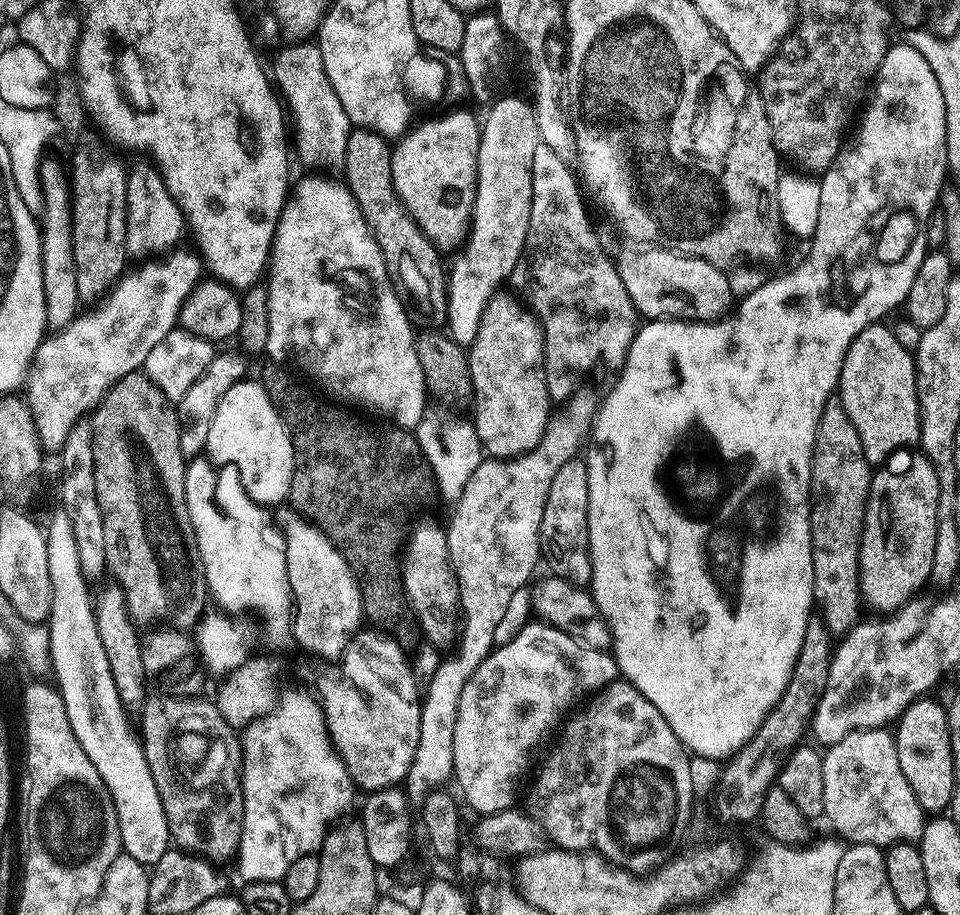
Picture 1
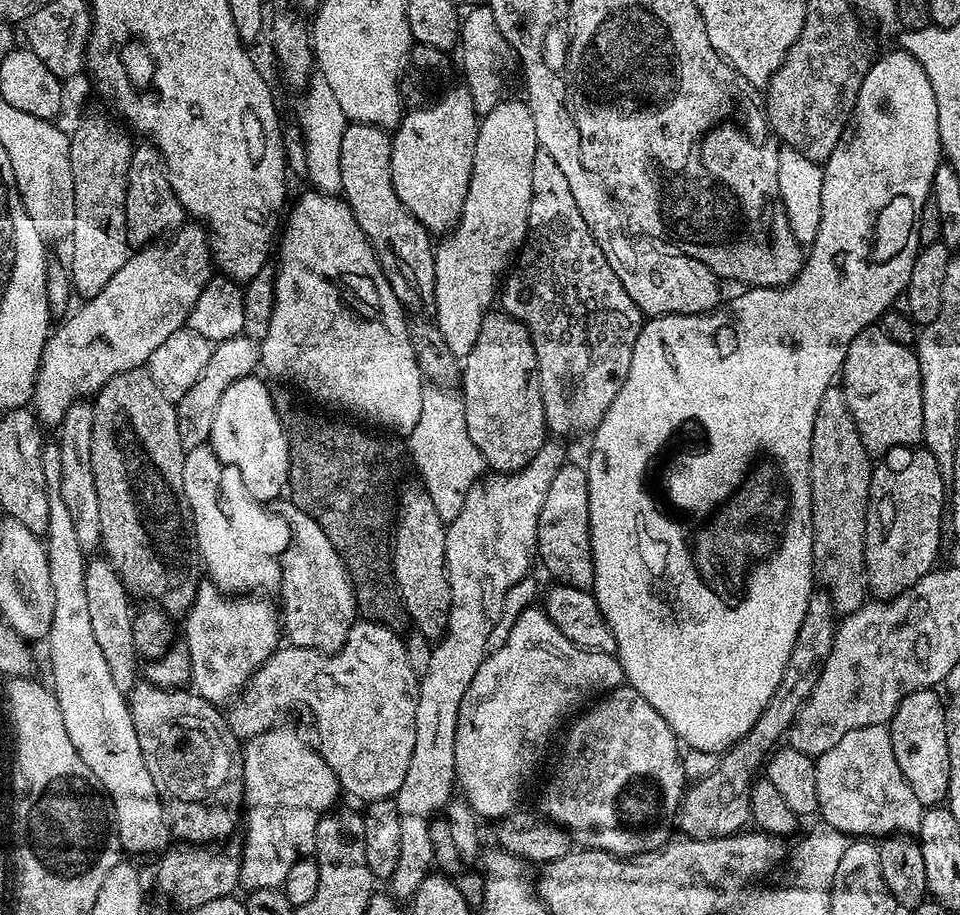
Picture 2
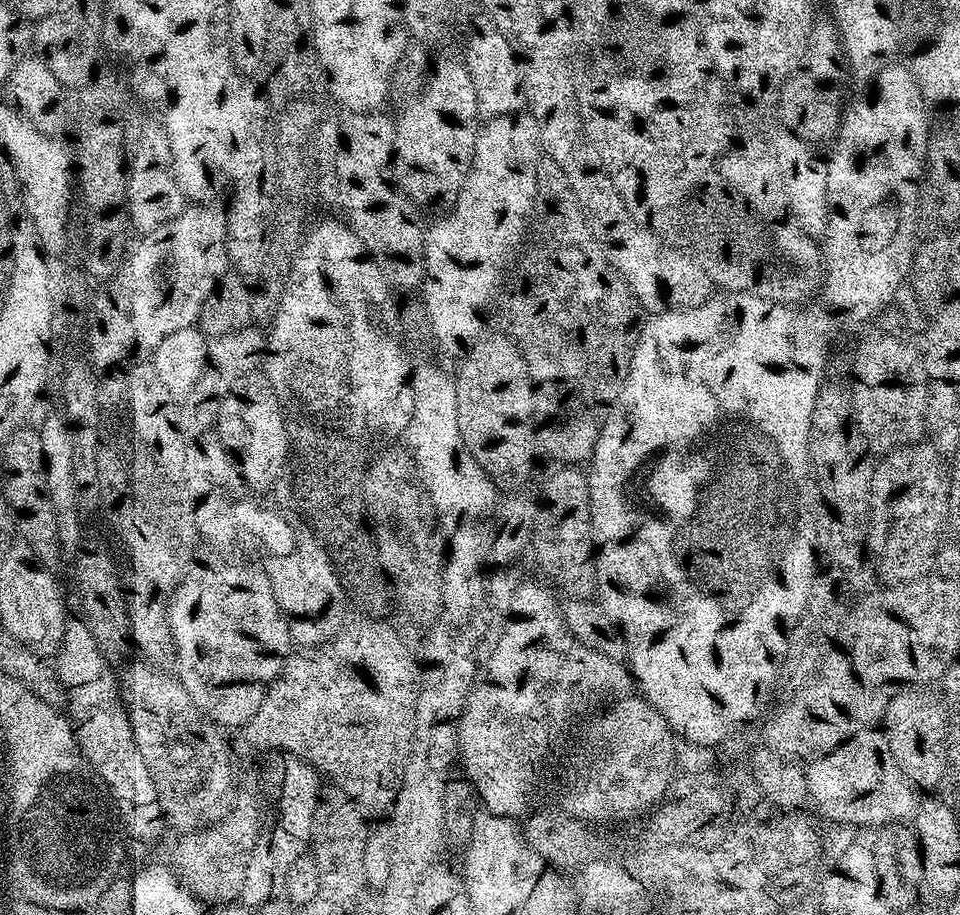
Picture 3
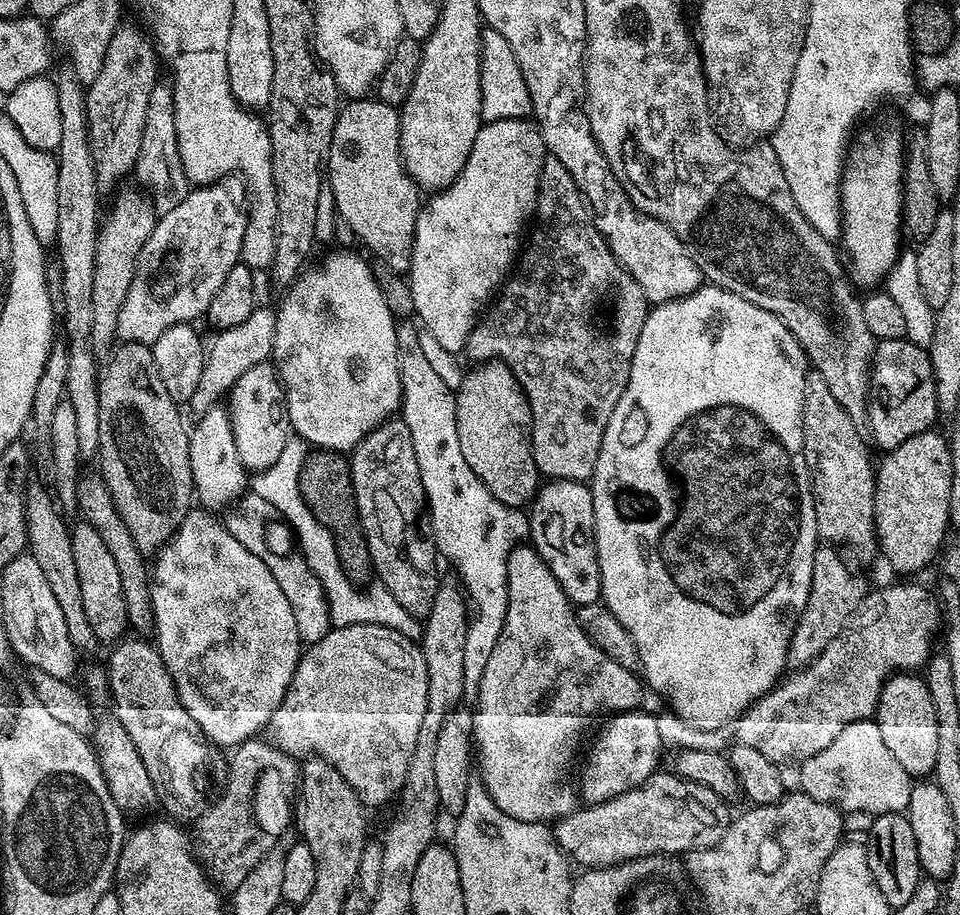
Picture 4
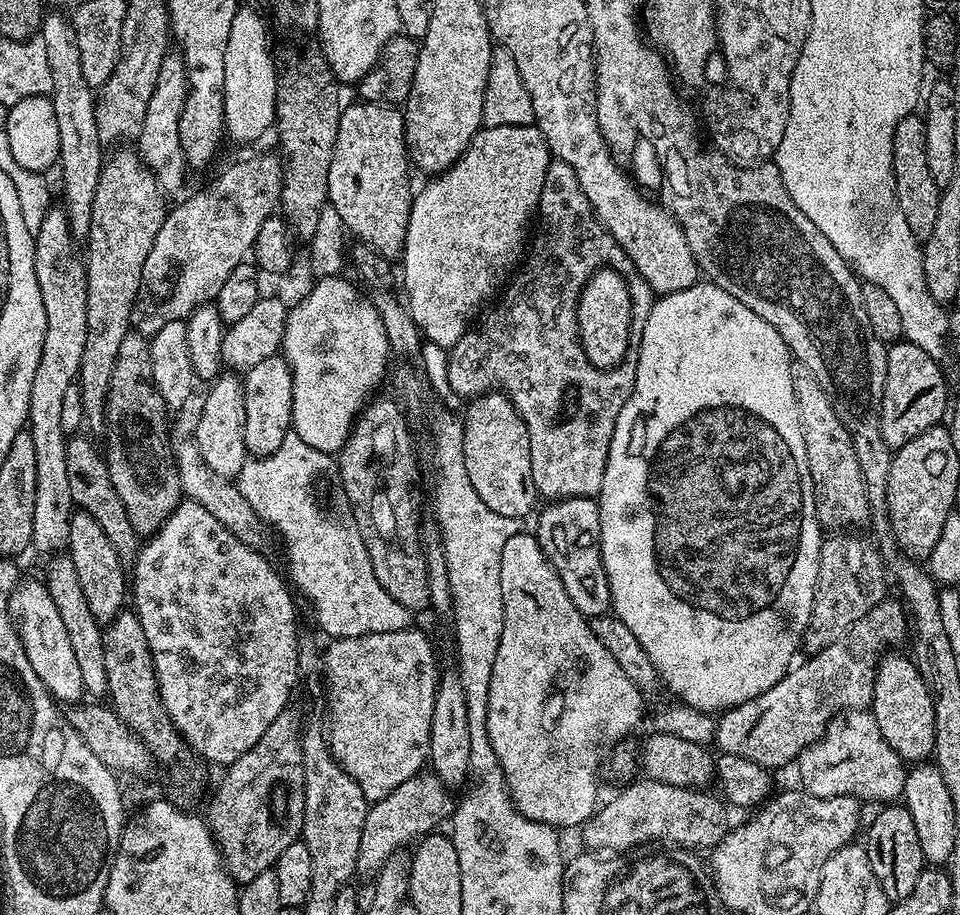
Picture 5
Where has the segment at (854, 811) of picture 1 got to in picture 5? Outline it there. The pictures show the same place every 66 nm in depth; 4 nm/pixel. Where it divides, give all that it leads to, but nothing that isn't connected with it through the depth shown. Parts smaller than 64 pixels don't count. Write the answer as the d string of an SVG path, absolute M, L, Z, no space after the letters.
M868 710L833 716L823 736L798 757L799 764L803 791L815 796L855 796L861 802L896 802L904 795L905 761L890 750L890 742L882 738L882 730L878 730L878 722Z

